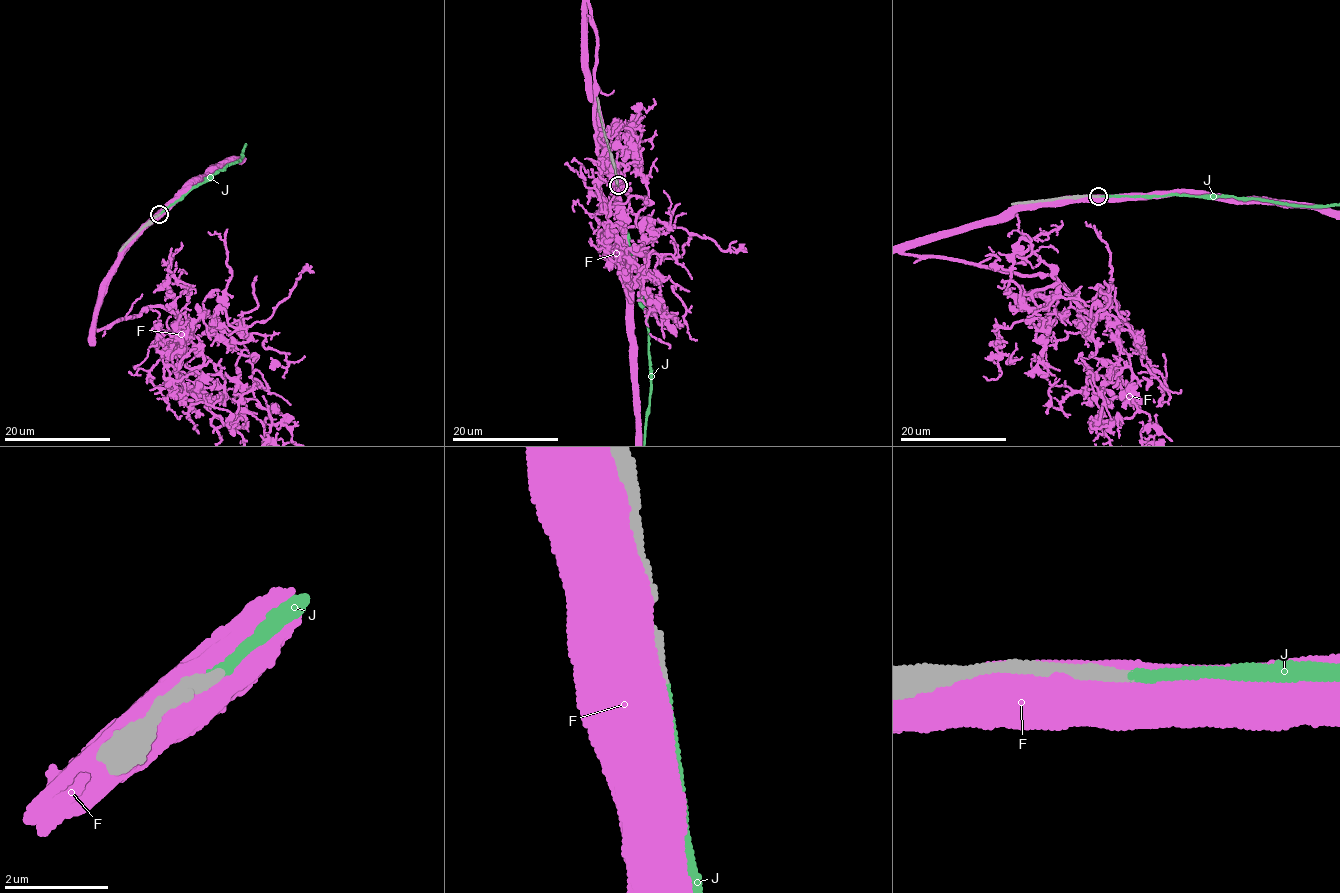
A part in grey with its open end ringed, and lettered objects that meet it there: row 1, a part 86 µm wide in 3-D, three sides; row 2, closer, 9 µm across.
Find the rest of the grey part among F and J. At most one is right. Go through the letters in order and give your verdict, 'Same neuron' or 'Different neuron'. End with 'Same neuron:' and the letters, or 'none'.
F: Different neuron
J: Same neuron
Same neuron: J

